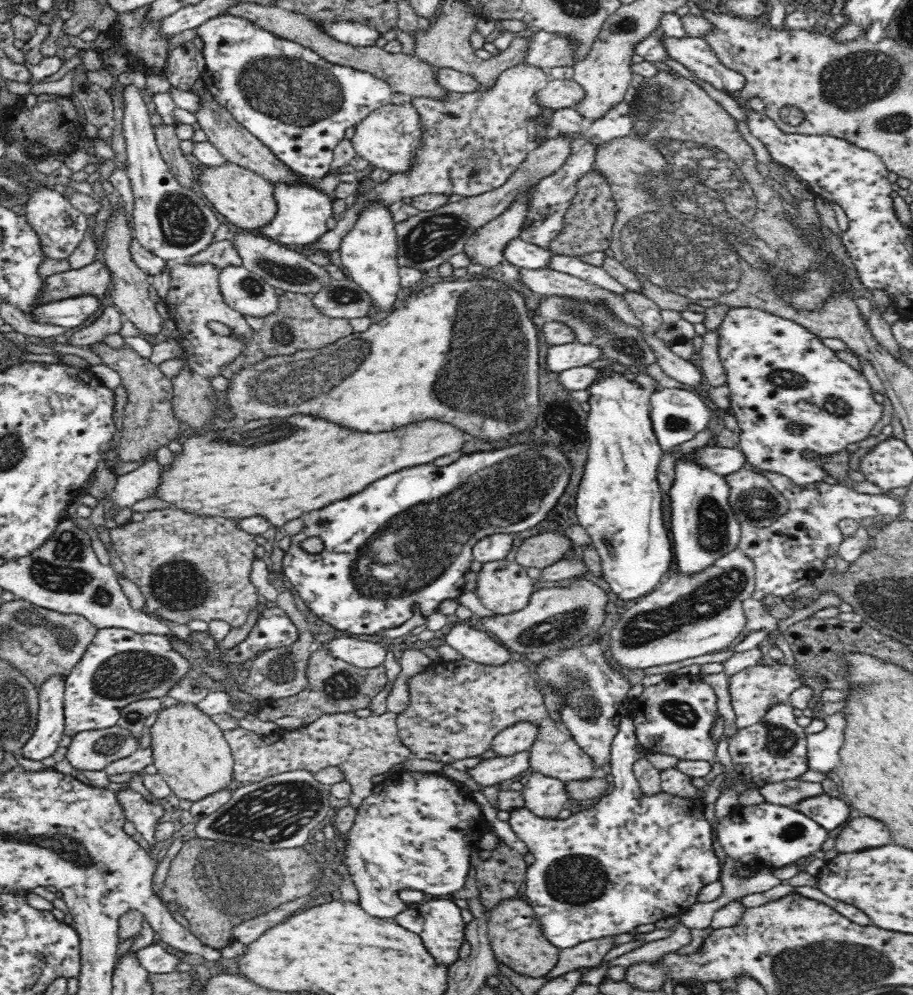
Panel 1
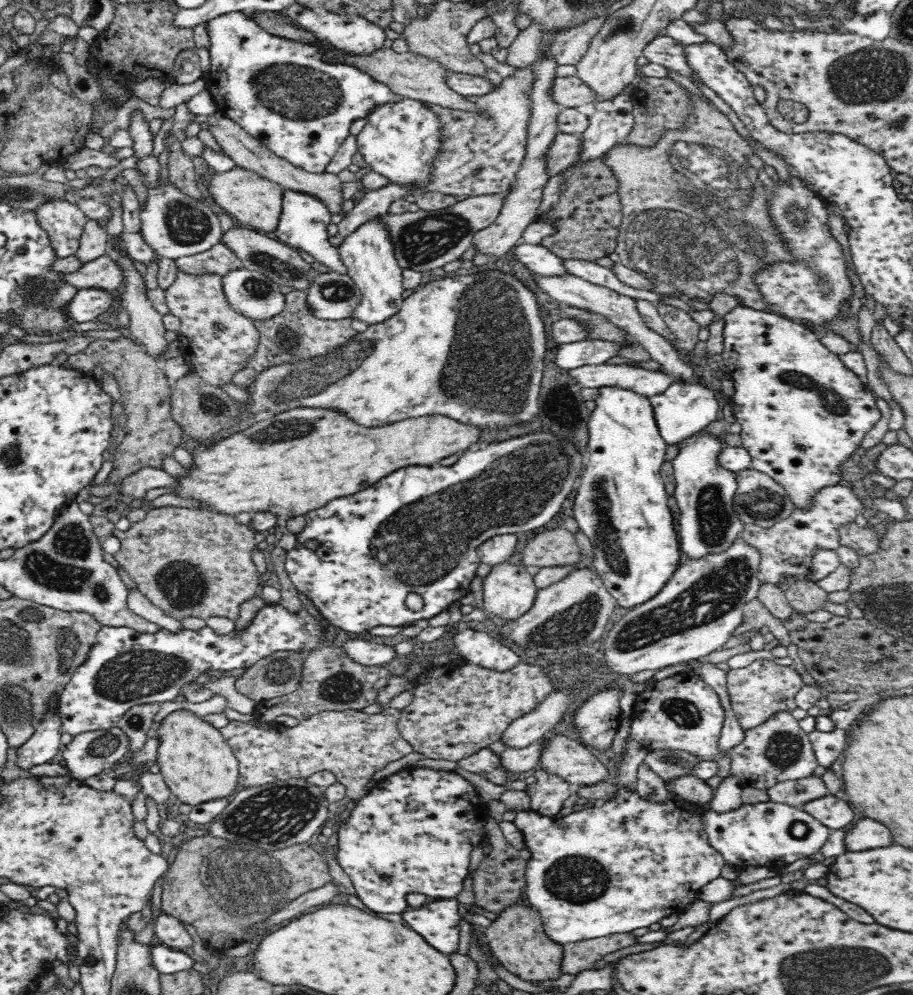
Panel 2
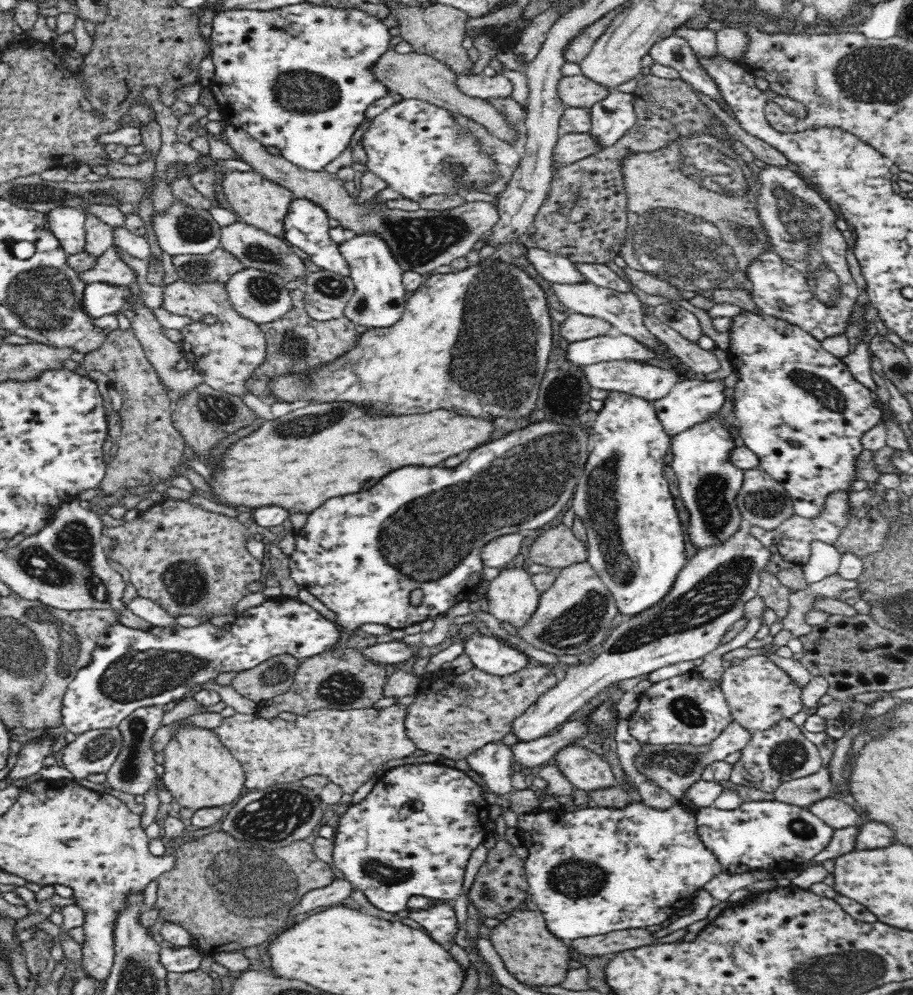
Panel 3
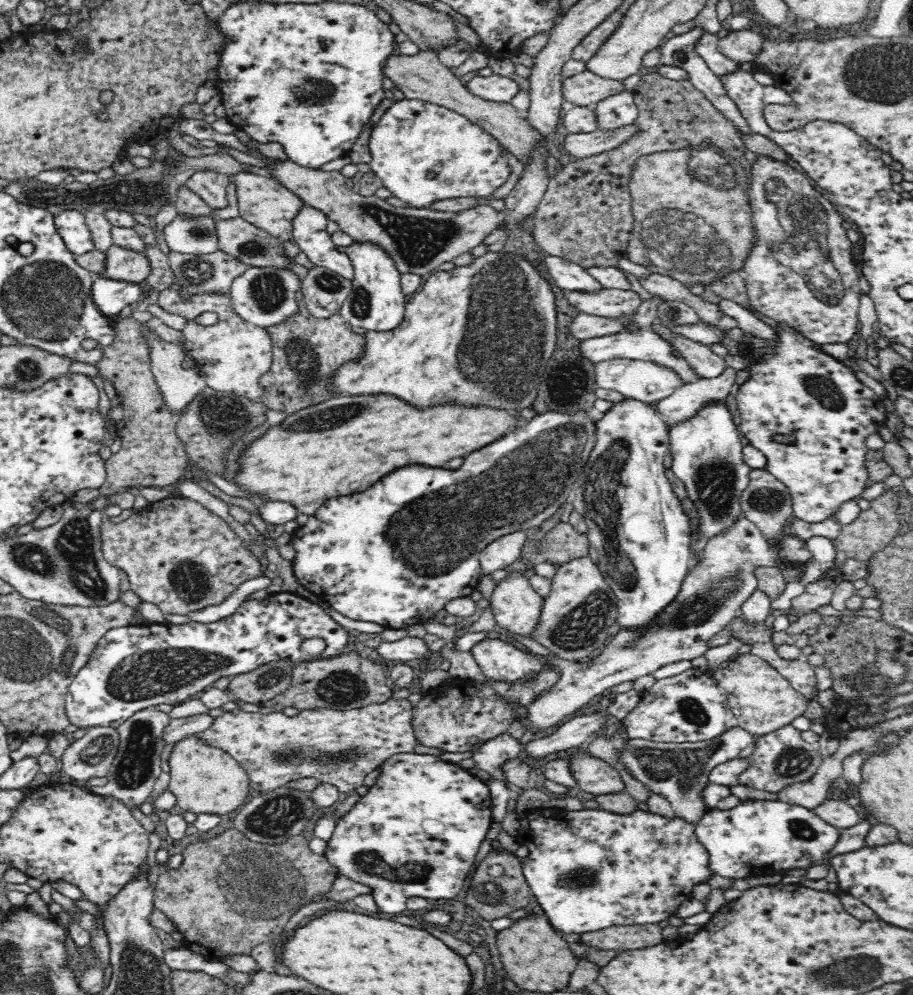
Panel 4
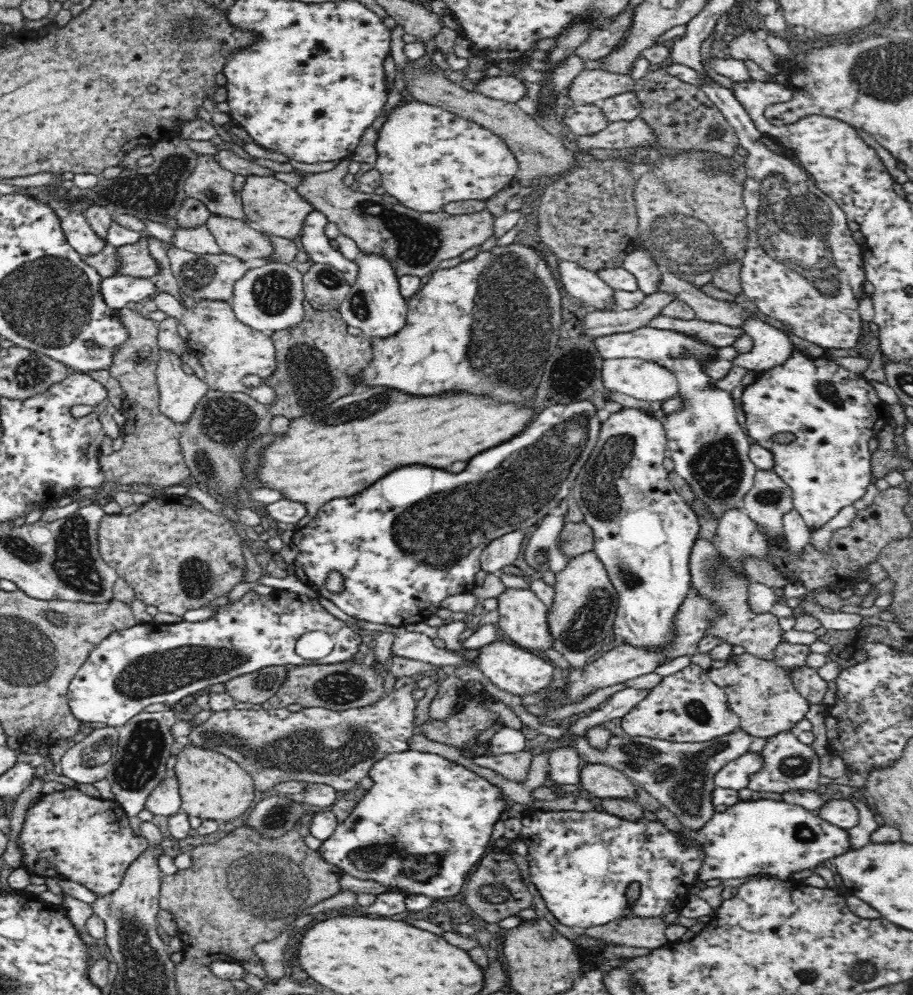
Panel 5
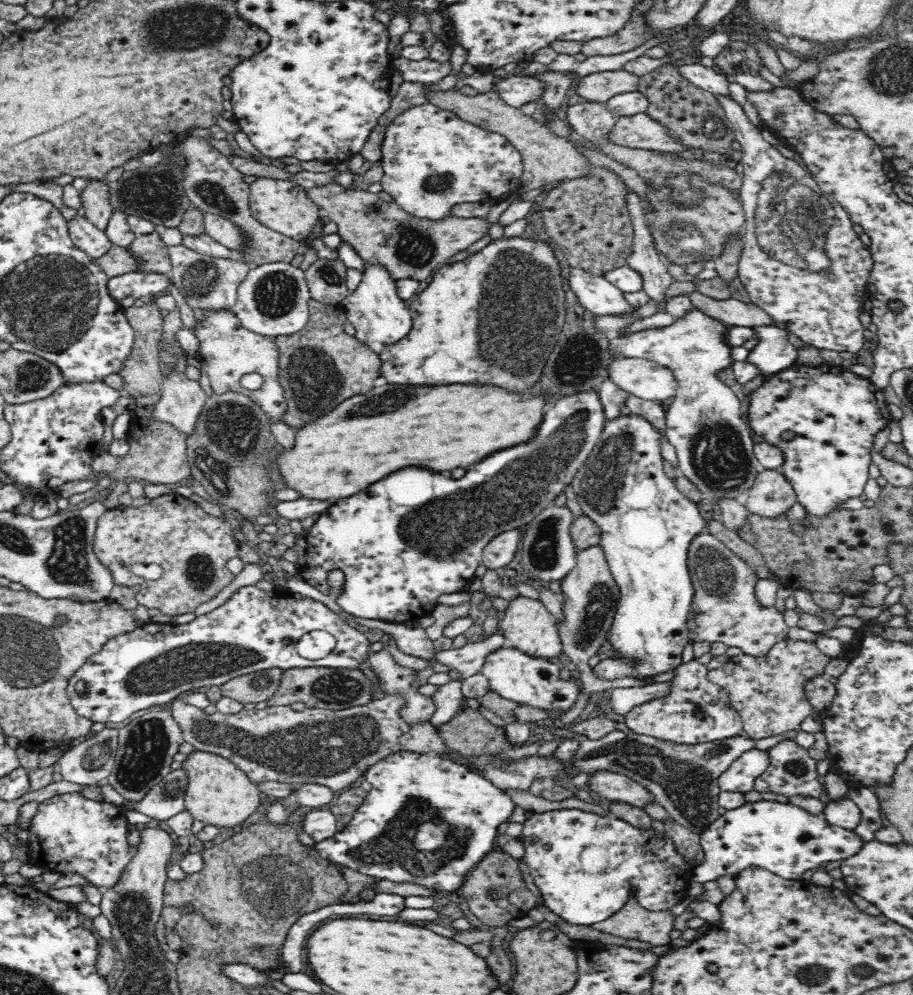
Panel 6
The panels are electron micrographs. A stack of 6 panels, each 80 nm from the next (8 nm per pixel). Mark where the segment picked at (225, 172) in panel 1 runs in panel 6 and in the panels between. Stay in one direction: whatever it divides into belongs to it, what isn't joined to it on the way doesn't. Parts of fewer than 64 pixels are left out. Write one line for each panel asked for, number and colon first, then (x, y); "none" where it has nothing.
2: (252, 201)
3: (256, 201)
4: (264, 202)
5: (273, 206)
6: (279, 204)

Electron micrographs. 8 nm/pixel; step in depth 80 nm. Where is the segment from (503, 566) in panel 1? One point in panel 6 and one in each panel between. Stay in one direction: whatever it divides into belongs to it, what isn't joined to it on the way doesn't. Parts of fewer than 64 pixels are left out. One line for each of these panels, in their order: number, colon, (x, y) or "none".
2: (508, 590)
3: (511, 596)
4: (516, 606)
5: (523, 616)
6: (528, 626)

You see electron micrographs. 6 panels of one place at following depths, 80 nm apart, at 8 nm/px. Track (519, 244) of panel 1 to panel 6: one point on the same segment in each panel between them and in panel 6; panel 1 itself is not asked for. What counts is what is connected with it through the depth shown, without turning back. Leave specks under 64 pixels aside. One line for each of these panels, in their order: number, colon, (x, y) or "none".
2: (537, 258)
3: (554, 268)
4: (566, 274)
5: (580, 283)
6: (598, 295)

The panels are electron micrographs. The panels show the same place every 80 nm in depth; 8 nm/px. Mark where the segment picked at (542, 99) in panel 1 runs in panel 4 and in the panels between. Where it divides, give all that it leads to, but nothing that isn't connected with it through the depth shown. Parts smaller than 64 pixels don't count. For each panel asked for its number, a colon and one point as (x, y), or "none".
2: (570, 92)
3: (578, 91)
4: (586, 89)

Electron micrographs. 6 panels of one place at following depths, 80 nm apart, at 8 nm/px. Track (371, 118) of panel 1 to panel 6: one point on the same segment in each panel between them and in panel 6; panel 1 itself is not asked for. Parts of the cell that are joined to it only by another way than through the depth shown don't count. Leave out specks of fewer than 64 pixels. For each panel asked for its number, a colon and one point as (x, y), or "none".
2: (400, 140)
3: (411, 144)
4: (422, 152)
5: (426, 156)
6: (432, 160)

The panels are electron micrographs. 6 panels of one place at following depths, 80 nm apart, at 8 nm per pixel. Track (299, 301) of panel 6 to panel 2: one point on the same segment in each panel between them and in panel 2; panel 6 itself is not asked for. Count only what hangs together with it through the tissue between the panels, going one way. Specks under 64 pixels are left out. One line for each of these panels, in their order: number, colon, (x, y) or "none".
2: (248, 292)
3: (258, 296)
4: (264, 296)
5: (269, 298)

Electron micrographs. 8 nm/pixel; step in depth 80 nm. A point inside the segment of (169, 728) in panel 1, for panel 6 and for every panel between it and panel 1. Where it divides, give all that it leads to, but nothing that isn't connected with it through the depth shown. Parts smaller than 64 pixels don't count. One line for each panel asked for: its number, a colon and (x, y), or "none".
2: (198, 765)
3: (199, 771)
4: (205, 780)
5: (211, 785)
6: (218, 792)

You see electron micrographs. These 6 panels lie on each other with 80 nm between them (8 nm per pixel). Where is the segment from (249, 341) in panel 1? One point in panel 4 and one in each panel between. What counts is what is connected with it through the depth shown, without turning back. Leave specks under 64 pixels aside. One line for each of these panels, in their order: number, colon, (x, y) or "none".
2: (295, 333)
3: (295, 342)
4: (306, 350)

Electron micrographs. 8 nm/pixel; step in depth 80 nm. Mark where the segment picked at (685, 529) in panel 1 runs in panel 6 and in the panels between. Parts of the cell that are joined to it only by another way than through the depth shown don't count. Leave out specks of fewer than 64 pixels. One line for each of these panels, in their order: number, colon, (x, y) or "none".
2: (708, 524)
3: (709, 484)
4: (707, 449)
5: (709, 449)
6: (714, 447)

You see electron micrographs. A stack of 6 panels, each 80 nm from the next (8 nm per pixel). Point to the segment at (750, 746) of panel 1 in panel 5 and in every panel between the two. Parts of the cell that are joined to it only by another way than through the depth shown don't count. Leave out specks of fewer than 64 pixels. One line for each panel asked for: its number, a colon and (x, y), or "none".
2: (779, 749)
3: (782, 752)
4: (781, 757)
5: (788, 764)

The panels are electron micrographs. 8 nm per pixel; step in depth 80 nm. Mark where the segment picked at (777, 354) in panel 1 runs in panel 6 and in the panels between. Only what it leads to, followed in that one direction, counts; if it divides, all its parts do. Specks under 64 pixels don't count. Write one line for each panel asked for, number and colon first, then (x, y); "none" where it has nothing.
2: (802, 411)
3: (801, 411)
4: (794, 388)
5: (833, 412)
6: (833, 414)

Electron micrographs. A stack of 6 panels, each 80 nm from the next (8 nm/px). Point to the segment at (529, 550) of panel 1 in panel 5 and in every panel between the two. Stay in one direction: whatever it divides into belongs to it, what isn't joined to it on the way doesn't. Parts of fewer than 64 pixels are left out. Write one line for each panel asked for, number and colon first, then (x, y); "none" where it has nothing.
2: (556, 547)
3: (556, 548)
4: (561, 544)
5: (574, 539)

